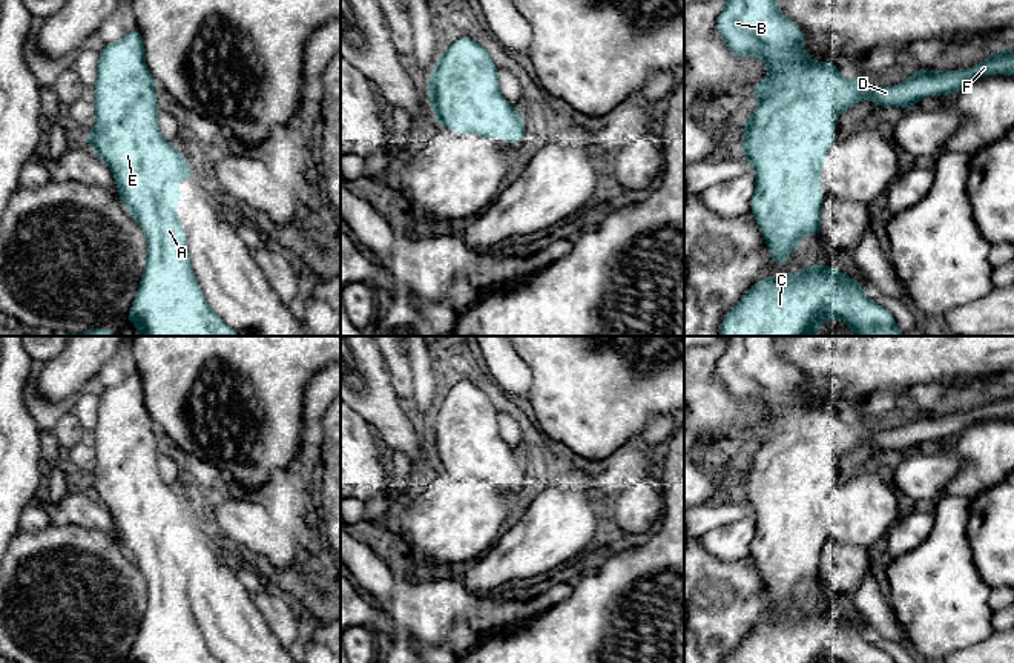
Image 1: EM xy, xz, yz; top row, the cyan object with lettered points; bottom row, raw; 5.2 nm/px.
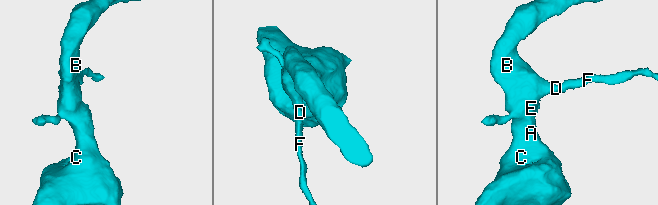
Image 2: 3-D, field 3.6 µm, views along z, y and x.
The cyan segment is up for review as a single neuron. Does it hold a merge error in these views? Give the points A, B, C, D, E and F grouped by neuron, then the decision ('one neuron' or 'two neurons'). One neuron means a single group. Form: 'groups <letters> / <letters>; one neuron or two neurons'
groups A B C D E F; one neuron

